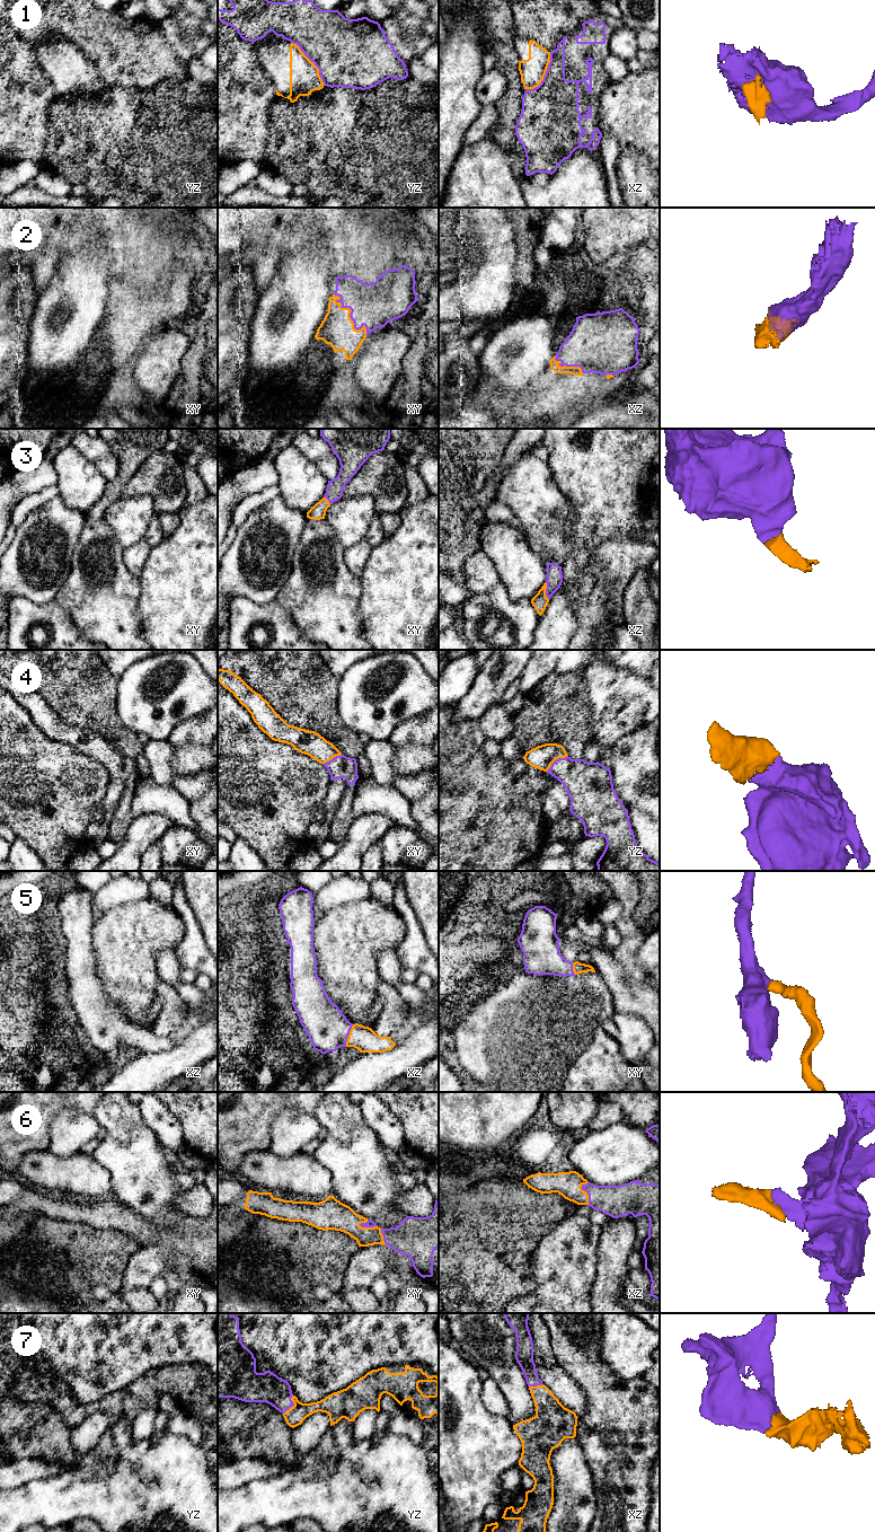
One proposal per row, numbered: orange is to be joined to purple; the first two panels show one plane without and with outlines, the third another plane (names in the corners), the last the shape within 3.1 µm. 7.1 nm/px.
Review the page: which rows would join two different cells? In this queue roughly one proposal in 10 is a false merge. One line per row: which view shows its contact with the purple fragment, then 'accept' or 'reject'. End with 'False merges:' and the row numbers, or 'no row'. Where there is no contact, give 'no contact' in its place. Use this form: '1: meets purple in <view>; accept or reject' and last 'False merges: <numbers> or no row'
1: meets purple in yz; reject
2: meets purple in xy; accept
3: meets purple in xz; accept
4: meets purple in yz; accept
5: meets purple in xz; accept
6: meets purple in xz; accept
7: meets purple in yz; accept
False merges: 1

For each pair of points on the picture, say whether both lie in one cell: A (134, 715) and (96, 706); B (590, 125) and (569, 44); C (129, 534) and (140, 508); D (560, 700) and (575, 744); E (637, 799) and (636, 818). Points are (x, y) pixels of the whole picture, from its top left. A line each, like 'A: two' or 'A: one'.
A: two
B: one
C: one
D: one
E: two

